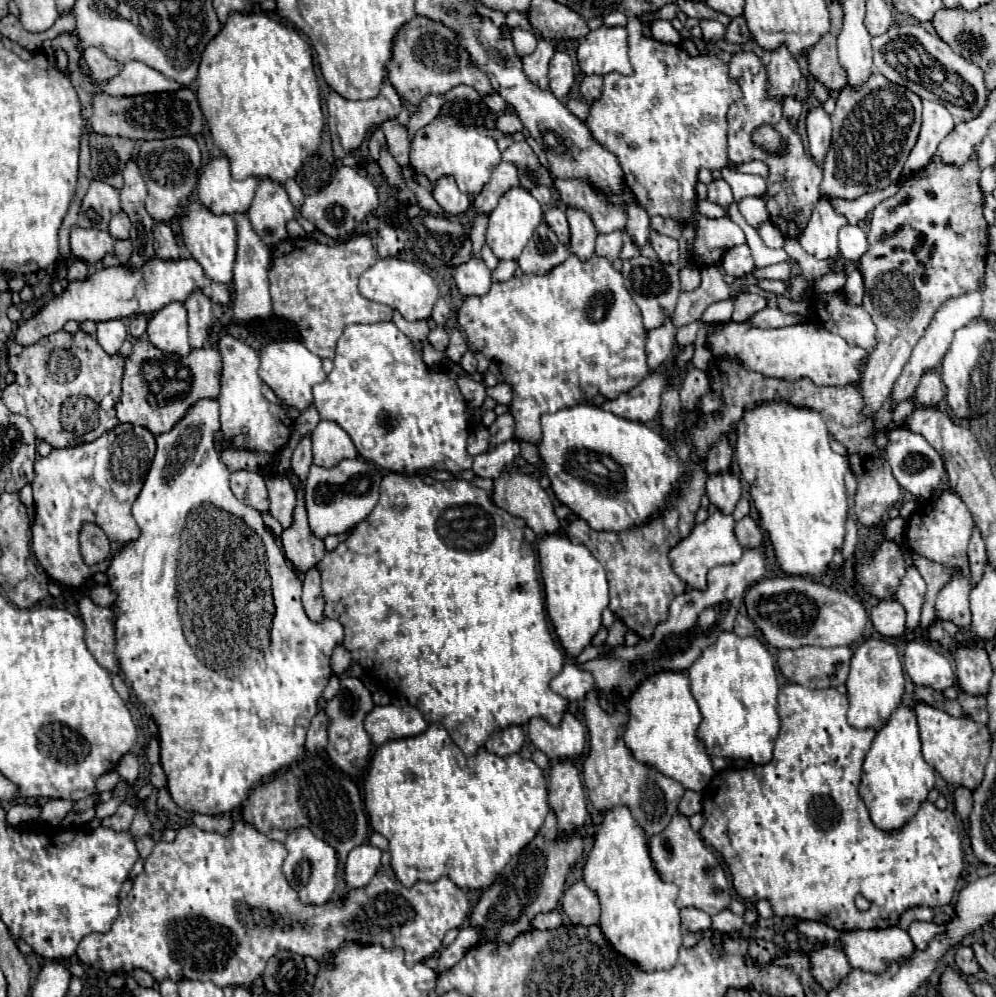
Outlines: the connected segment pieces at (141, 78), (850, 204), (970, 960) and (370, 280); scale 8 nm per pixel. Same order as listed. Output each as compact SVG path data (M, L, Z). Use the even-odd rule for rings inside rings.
M80 57L78 67L84 75L90 77L92 85L100 87L102 91L110 93L110 95L142 95L142 93L162 93L162 91L178 91L184 85L180 85L178 81L162 75L160 71L148 67L146 63L140 61L130 61L122 67L122 71L118 75L114 75L112 79L104 81L104 83L96 83L90 67L86 65L86 61Z
M898 177L898 179L892 181L888 187L880 189L880 191L868 191L866 195L862 195L862 197L858 197L858 199L852 199L852 201L848 201L848 199L828 199L828 201L830 201L830 205L834 207L834 211L836 211L838 215L846 217L848 223L856 225L856 223L858 223L860 219L864 219L878 203L882 203L884 199L896 195L896 191L898 191L902 185L904 185L904 181L902 181L902 177Z
M960 947L956 951L956 969L962 975L976 975L980 971L980 965L978 965L970 947Z
M386 257L386 259L378 259L360 277L360 293L370 301L384 303L390 305L392 309L398 309L406 321L418 321L418 319L430 319L432 307L440 295L440 287L436 279L432 279L416 263L402 261L398 257Z

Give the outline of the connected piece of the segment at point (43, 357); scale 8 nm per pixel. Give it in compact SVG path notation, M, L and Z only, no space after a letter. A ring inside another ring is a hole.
M78 329L76 333L56 331L48 337L42 337L38 343L24 347L24 351L16 357L8 357L10 369L16 373L16 381L2 391L2 401L12 413L28 417L32 427L36 429L38 441L50 443L56 447L74 447L80 443L88 443L104 435L106 431L118 425L114 405L122 393L122 373L124 373L124 359L120 355L106 355L98 341Z

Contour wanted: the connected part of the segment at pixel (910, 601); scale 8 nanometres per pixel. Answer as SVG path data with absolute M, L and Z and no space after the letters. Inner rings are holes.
M910 567L894 595L906 609L906 627L908 629L916 629L920 625L920 609L924 603L924 593L926 593L926 583L924 583L922 575L918 573L916 567Z

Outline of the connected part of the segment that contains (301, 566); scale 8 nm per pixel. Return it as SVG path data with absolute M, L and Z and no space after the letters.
M298 491L298 503L296 503L296 509L294 509L294 523L292 523L290 529L286 529L282 533L282 547L284 547L286 559L300 573L306 573L308 569L316 567L318 561L326 555L324 541L314 537L314 533L308 527L302 491Z

